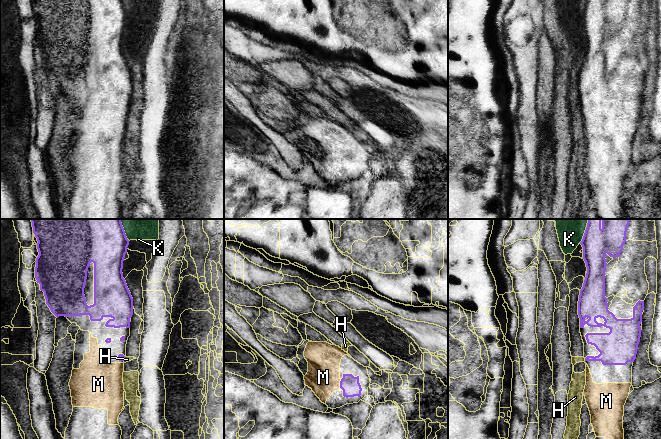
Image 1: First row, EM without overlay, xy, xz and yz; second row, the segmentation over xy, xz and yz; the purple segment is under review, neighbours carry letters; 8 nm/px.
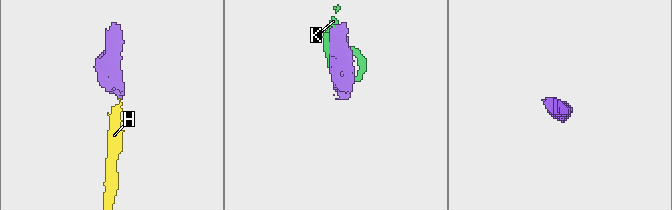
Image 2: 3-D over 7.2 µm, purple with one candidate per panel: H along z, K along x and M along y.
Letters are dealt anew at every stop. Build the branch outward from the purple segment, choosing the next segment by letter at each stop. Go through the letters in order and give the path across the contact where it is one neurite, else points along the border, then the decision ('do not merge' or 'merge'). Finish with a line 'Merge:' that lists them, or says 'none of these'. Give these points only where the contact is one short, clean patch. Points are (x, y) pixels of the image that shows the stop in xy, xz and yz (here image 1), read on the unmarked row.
H: border along yz (584, 134), (585, 136); do not merge
K: do not merge
M: merge
Merge: M

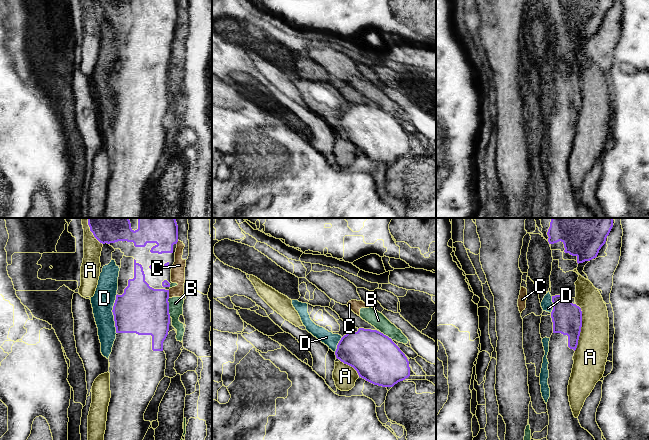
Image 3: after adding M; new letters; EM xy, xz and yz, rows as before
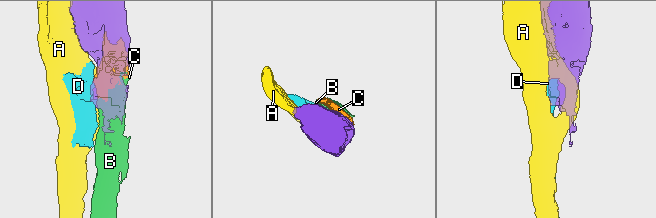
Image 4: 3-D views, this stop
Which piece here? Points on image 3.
A: do not merge
B: do not merge
C: do not merge
D: border along xy (117, 70), (112, 86), (116, 109); do not merge
Merge: none of these

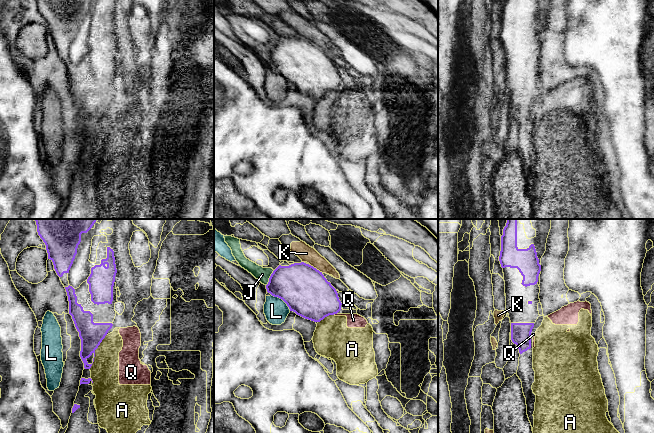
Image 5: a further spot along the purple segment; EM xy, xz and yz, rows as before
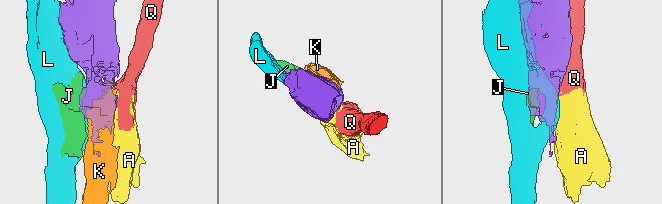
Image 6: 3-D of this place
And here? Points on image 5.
A: border along xy (106, 110), (95, 126), (94, 137), (89, 144); do not merge
J: border along xz (274, 46), (266, 61); do not merge
K: do not merge
L: do not merge
Q: border along xz (336, 89), (333, 90); do not merge
Merge: none of these

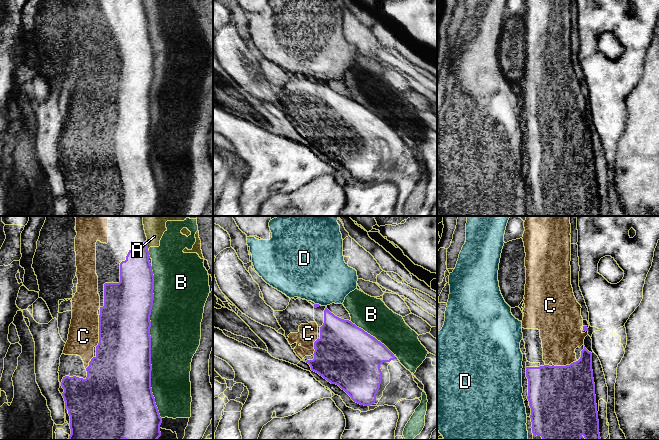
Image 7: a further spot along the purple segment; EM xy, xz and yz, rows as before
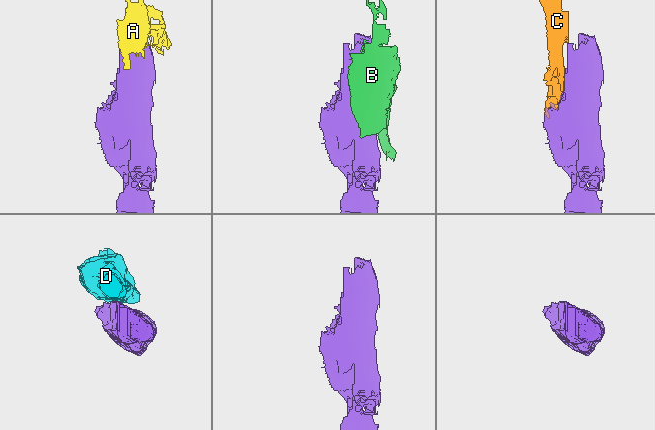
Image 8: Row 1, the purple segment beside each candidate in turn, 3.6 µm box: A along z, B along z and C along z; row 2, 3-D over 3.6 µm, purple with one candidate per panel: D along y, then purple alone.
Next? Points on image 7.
A: do not merge
B: do not merge
C: merge
D: do not merge
Merge: C

